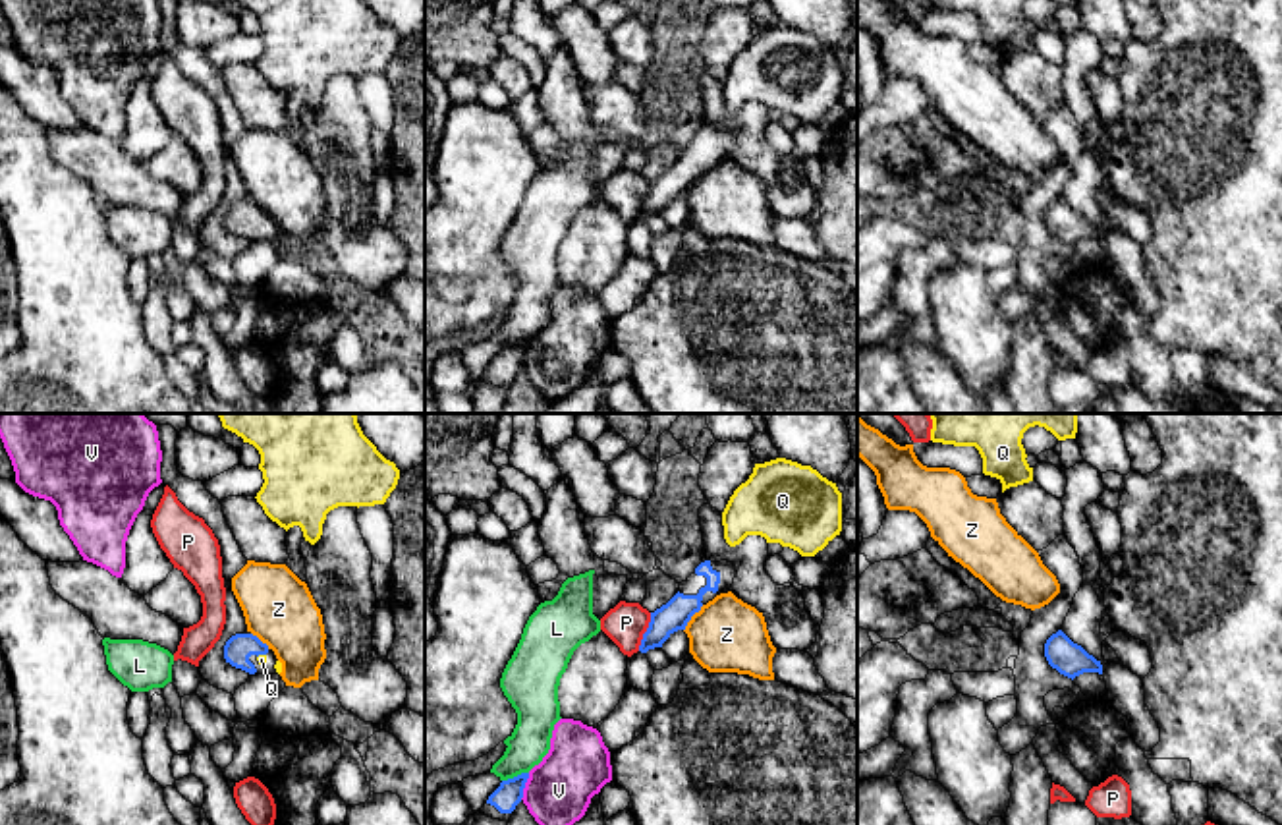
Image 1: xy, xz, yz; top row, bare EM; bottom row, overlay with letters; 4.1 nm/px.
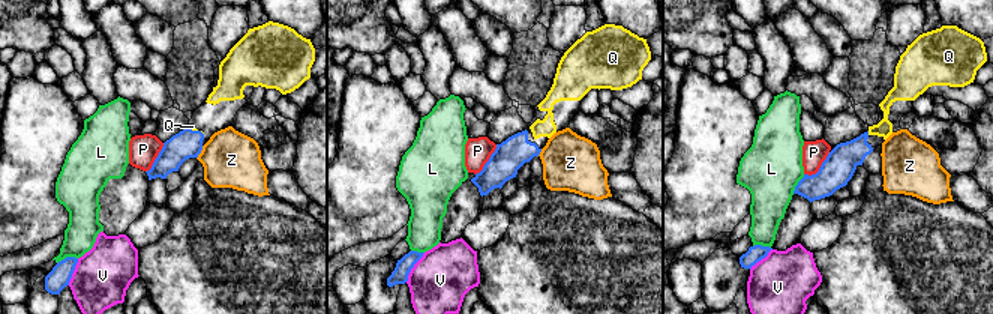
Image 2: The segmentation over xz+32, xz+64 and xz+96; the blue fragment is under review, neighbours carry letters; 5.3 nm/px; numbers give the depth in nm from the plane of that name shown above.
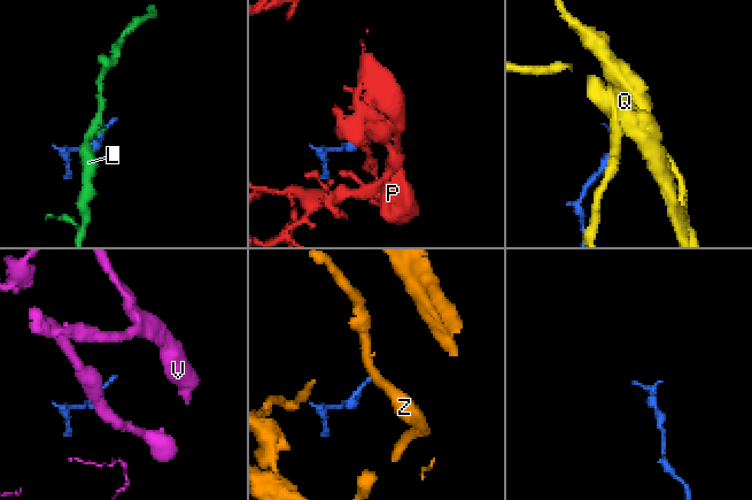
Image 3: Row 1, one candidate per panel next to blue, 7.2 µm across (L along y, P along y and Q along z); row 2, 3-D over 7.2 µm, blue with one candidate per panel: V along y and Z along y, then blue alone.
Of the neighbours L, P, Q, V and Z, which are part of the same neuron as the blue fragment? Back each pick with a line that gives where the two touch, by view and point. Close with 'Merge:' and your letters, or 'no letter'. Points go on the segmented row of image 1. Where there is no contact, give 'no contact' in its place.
Q: meets blue in xy at (261, 654)
Merge: Q

